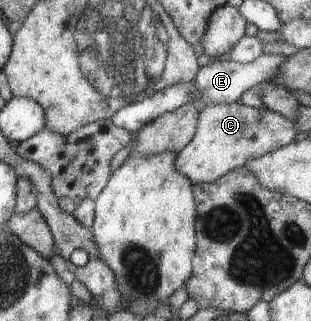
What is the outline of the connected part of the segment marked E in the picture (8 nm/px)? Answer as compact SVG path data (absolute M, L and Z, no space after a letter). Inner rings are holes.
M262 53L259 57L246 64L240 64L231 60L221 60L220 58L215 58L212 61L209 60L207 64L200 66L199 71L193 79L196 83L198 99L189 103L193 104L198 111L201 111L206 105L212 103L237 102L243 91L257 87L262 82L273 78L279 71L280 65L285 61L285 58L283 54Z

